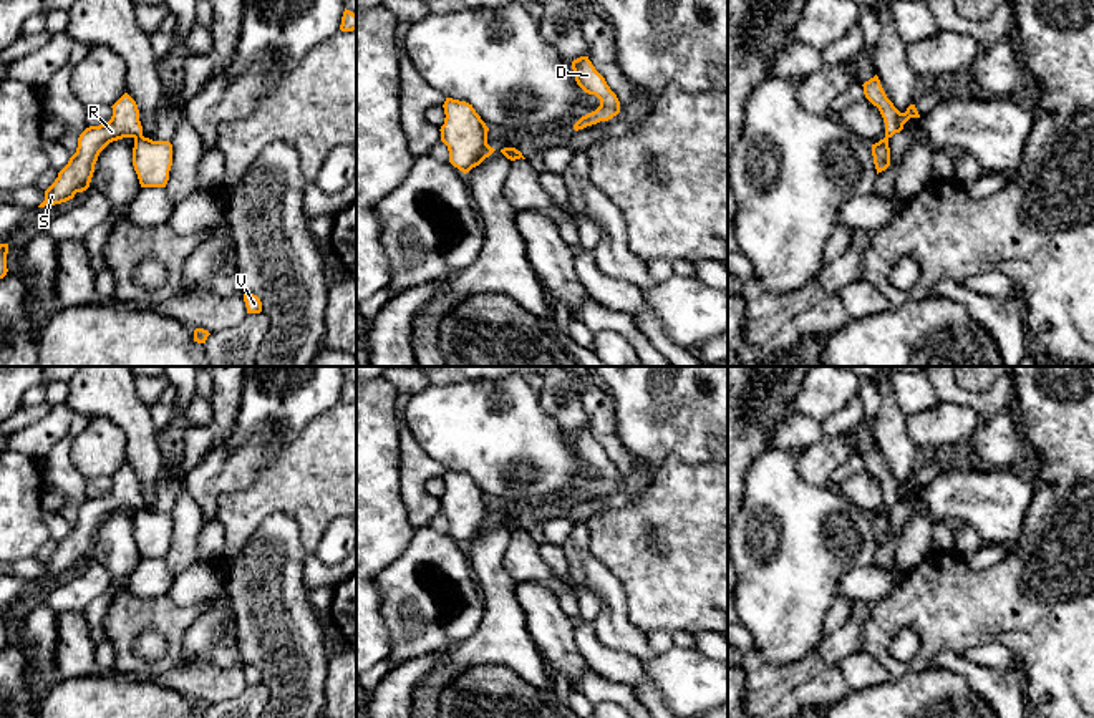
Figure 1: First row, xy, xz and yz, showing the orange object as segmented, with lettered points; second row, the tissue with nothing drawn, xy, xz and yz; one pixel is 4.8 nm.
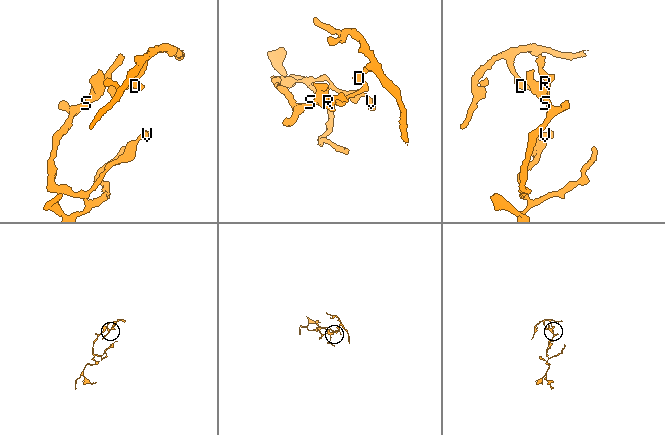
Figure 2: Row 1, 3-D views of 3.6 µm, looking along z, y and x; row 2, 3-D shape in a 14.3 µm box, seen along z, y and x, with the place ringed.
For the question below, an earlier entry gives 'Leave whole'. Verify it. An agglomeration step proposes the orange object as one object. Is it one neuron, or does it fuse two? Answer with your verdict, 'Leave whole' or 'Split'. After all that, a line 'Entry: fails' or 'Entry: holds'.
Split
Entry: fails

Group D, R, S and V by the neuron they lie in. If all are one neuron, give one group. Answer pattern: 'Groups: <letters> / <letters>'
Groups: D / R S V

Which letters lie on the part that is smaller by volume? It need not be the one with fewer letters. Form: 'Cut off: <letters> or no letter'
Cut off: D

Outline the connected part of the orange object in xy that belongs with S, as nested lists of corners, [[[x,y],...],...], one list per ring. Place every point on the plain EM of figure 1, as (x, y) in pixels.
[[[124,464],[113,478],[108,494],[86,499],[78,509],[76,524],[58,544],[55,554],[45,562],[45,572],[38,579],[55,577],[75,569],[90,559],[99,524],[113,512],[141,509],[143,497],[136,473]]]

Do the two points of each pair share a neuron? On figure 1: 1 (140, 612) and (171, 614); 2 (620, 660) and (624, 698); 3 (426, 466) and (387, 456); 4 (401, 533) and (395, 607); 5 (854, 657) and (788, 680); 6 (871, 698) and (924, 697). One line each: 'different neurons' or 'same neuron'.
1: same neuron
2: different neurons
3: different neurons
4: different neurons
5: same neuron
6: same neuron

